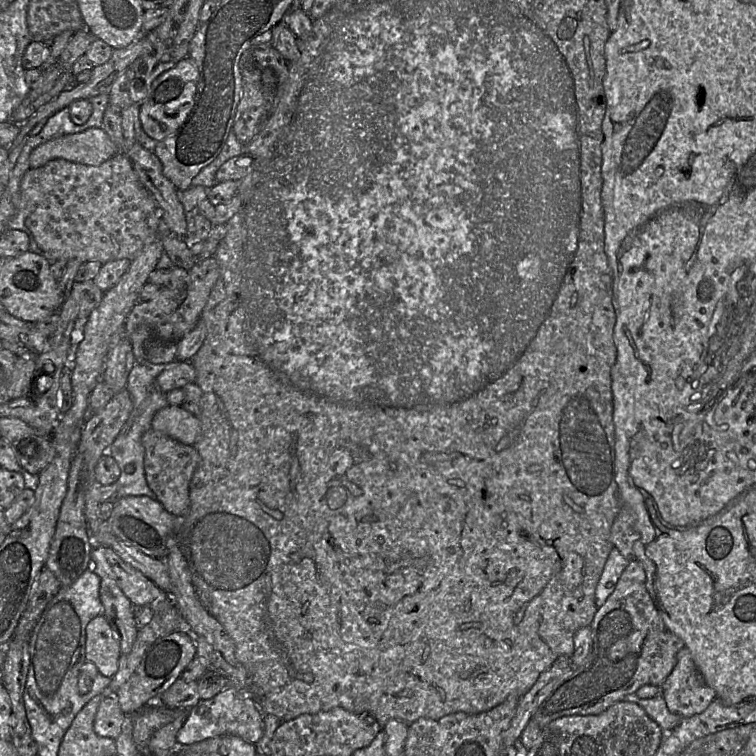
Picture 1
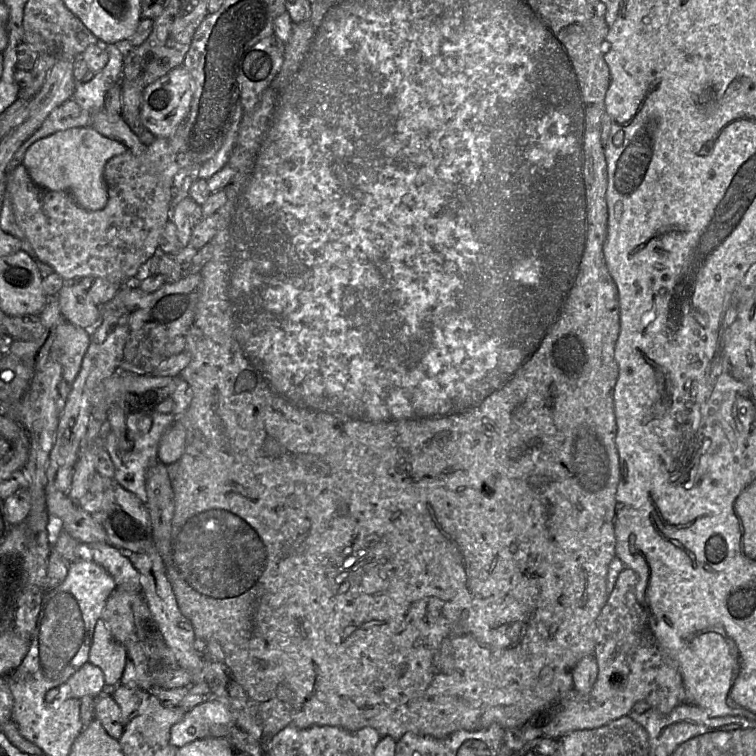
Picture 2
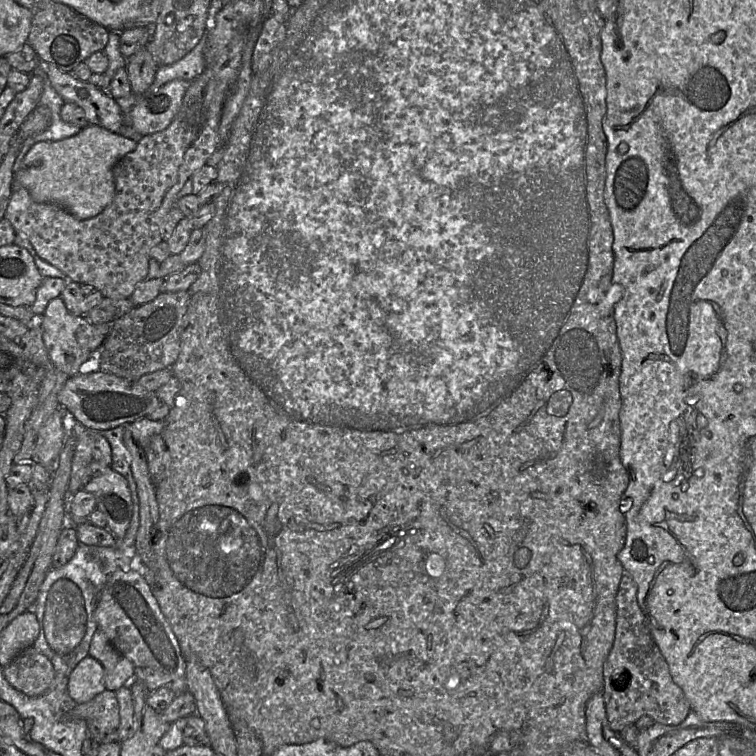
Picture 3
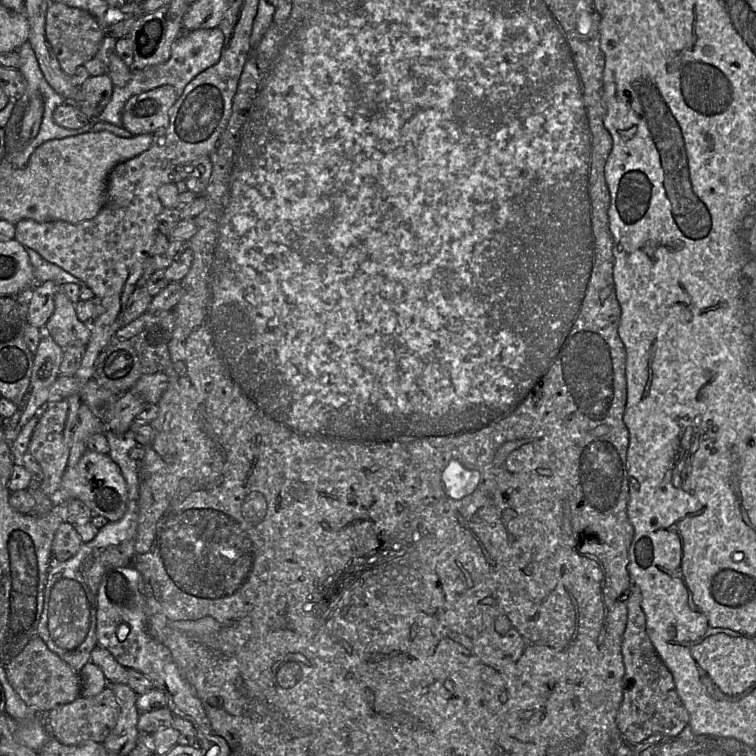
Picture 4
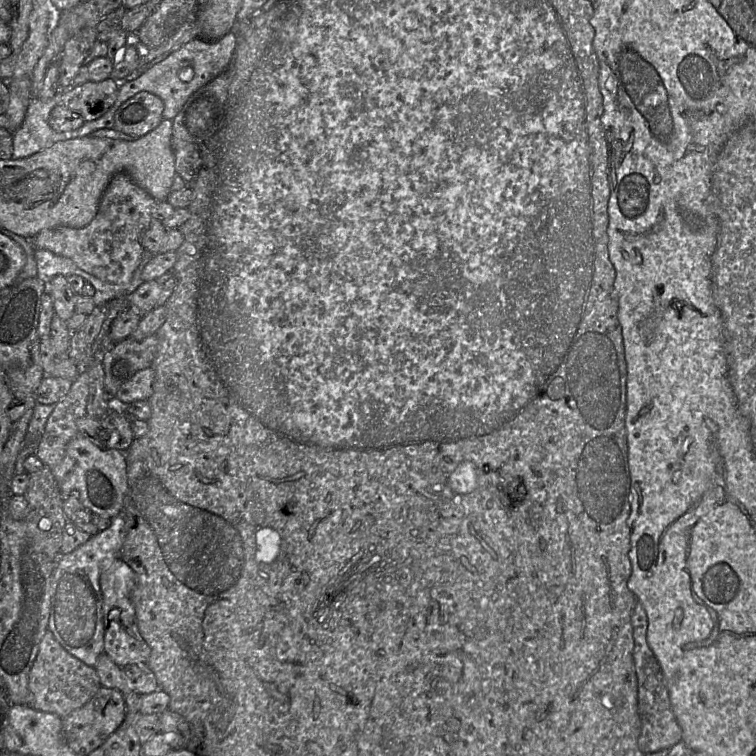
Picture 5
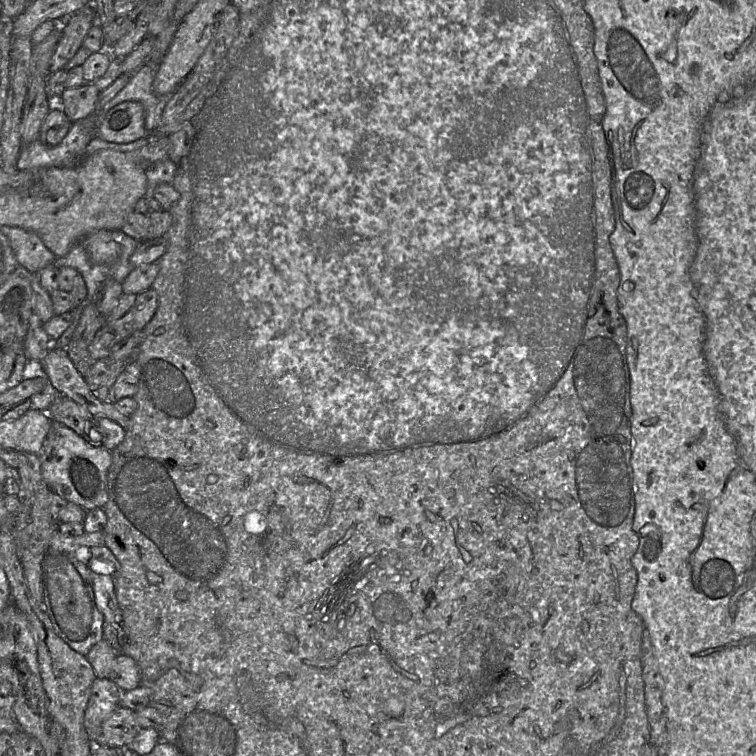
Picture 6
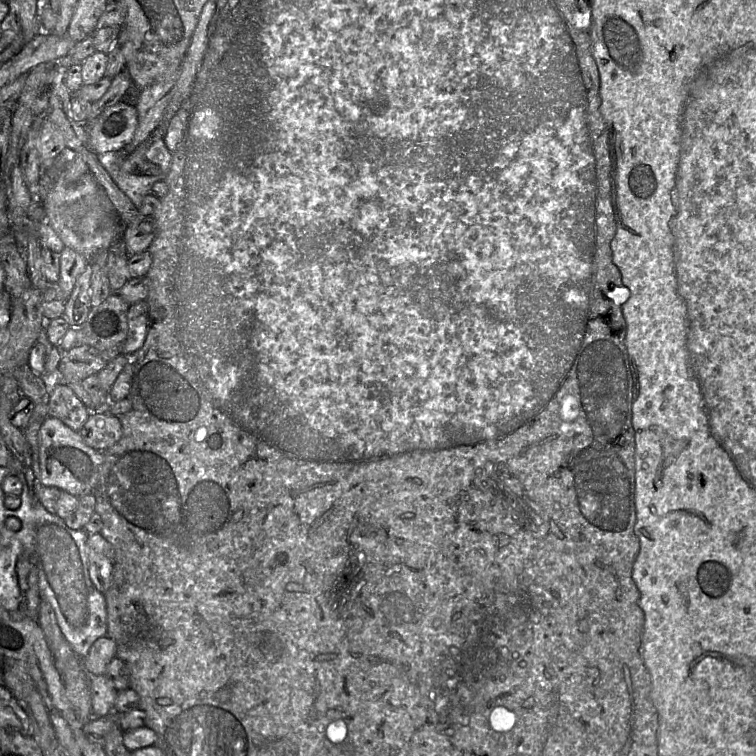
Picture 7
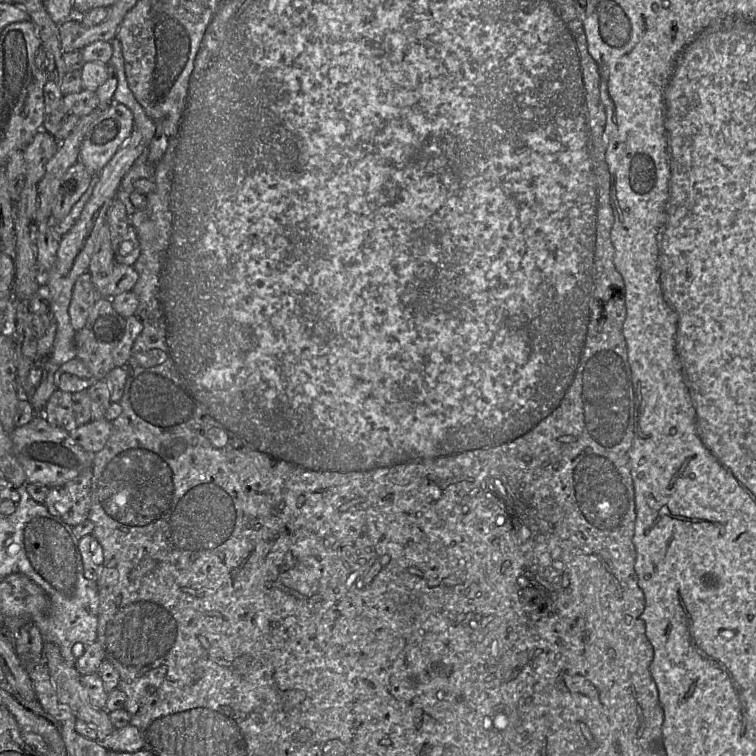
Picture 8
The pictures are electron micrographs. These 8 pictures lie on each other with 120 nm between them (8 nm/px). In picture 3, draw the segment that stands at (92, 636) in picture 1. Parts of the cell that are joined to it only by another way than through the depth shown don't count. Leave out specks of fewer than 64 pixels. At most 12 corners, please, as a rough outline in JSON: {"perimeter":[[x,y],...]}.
{"perimeter":[[101,629],[93,635],[89,656],[105,672],[106,689],[127,686],[134,664],[118,652]]}

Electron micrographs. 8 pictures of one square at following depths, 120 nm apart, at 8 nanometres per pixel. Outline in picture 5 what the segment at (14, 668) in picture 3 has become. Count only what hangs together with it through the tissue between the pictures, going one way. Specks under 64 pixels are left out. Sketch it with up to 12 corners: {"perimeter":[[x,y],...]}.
{"perimeter":[[47,629],[29,674],[31,707],[63,718],[100,687],[94,667]]}

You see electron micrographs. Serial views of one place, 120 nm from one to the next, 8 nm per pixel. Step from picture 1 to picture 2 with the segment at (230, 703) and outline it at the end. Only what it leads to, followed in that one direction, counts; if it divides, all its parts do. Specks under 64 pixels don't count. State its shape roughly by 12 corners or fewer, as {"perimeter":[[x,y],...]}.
{"perimeter":[[219,699],[186,712],[170,743],[225,738],[235,719]]}

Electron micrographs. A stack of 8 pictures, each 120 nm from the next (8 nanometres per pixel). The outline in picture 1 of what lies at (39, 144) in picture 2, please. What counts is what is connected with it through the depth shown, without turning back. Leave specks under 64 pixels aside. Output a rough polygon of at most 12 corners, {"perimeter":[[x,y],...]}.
{"perimeter":[[102,128],[36,147],[31,168],[54,159],[98,166],[119,153]]}

